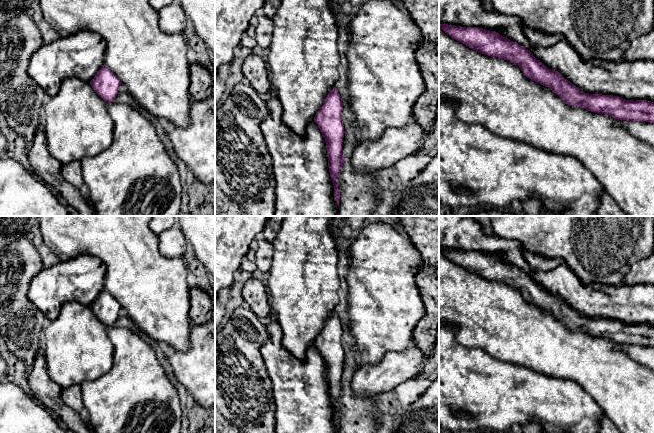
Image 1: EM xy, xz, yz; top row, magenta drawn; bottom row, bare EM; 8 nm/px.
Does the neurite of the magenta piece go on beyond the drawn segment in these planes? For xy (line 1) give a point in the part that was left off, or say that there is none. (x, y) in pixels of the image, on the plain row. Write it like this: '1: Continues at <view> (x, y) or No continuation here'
1: No continuation here

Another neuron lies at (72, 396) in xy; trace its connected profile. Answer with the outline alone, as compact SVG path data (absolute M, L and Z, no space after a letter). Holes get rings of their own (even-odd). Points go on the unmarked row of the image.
M75 384L68 388L63 388L61 392L61 399L65 405L74 411L80 414L85 412L80 384Z

